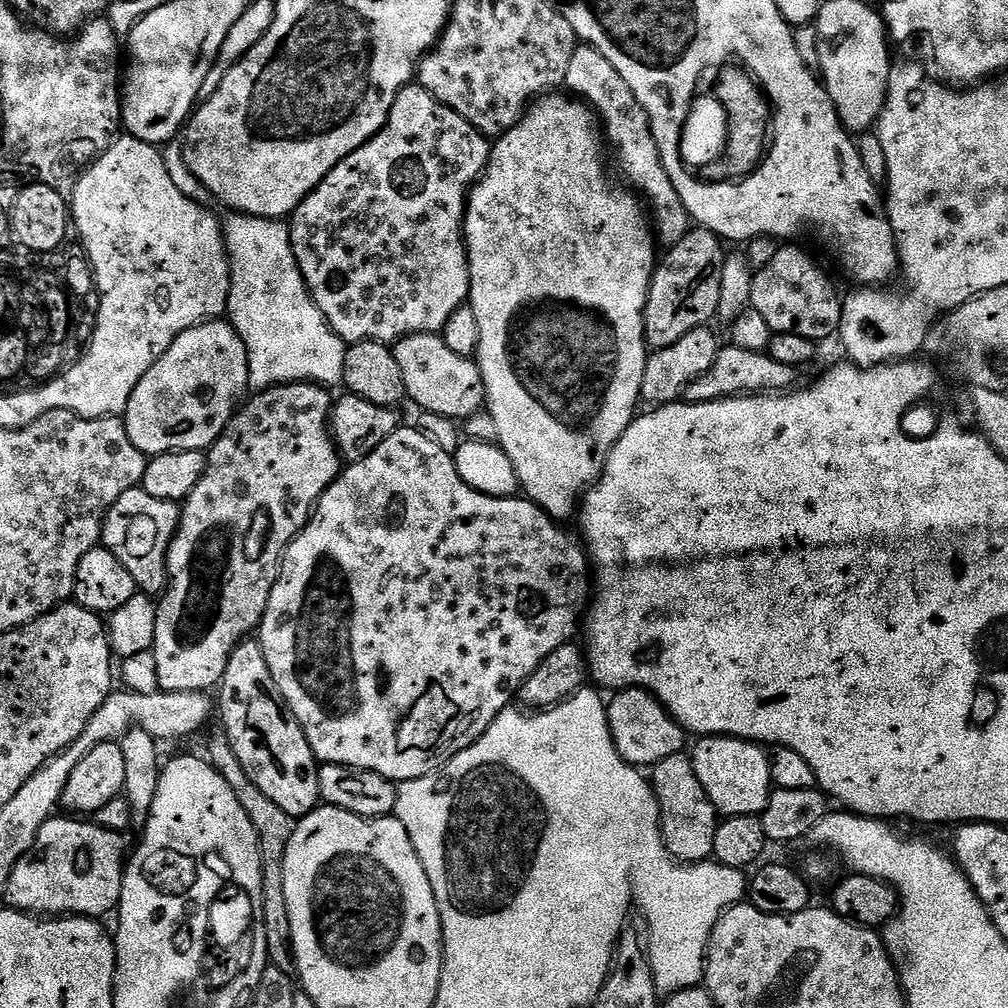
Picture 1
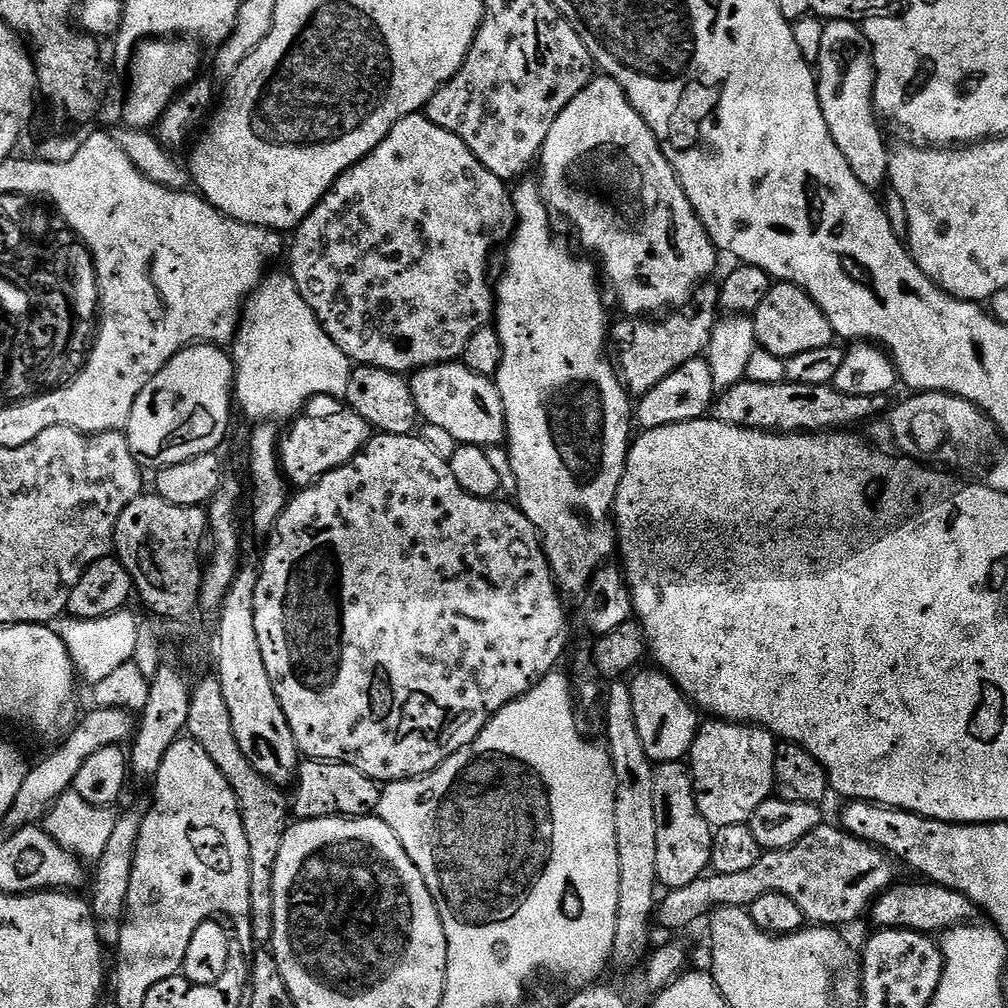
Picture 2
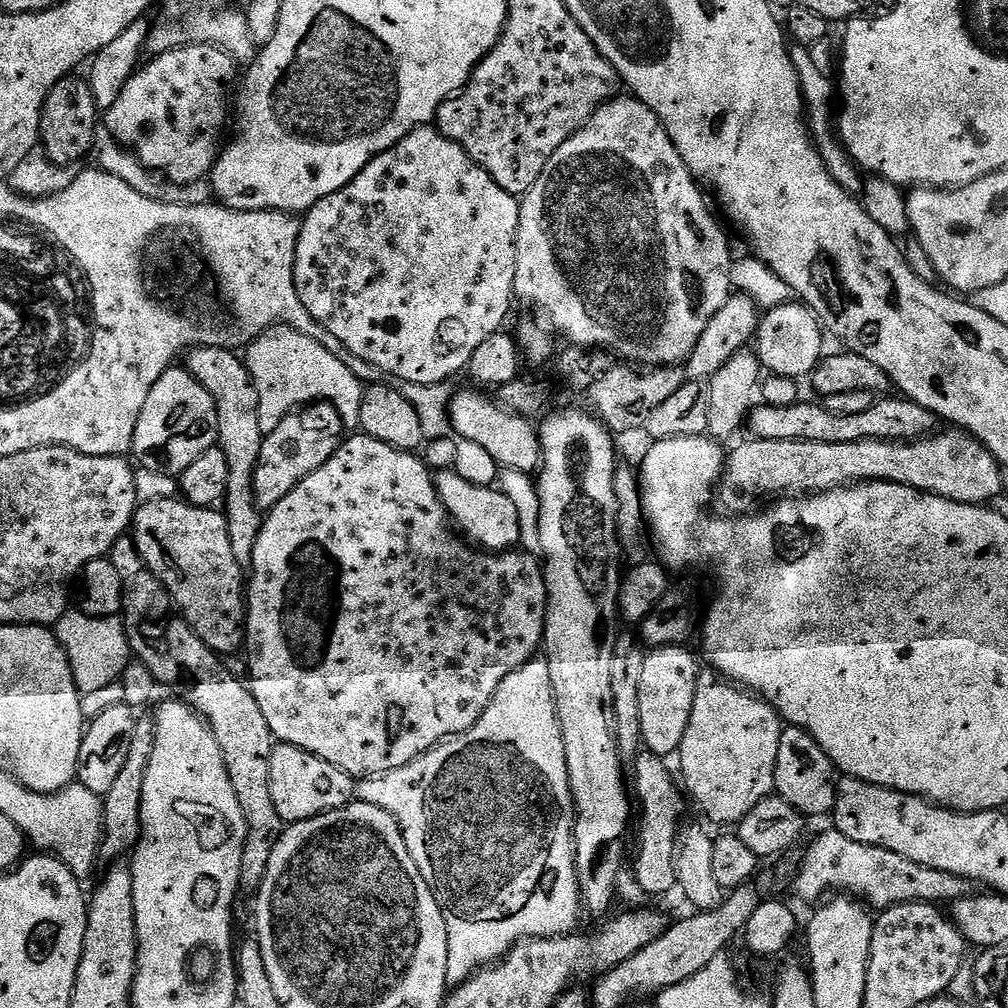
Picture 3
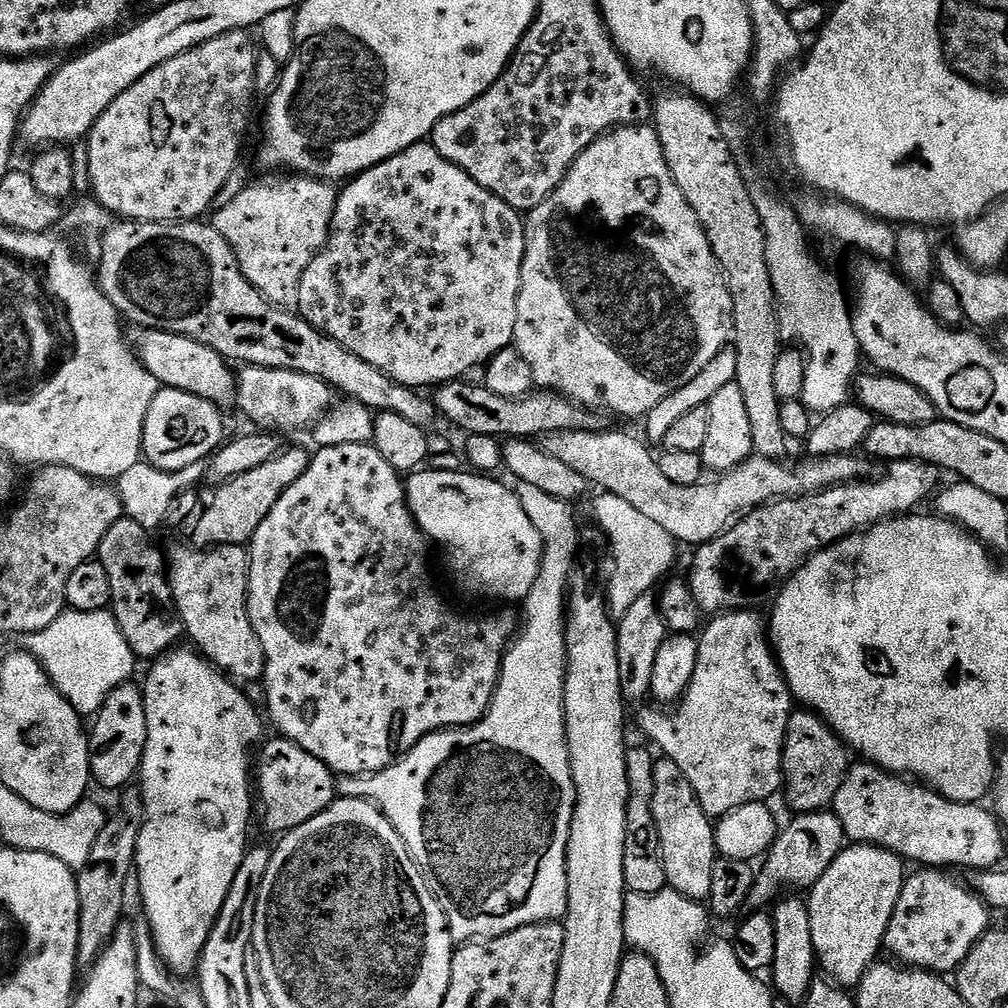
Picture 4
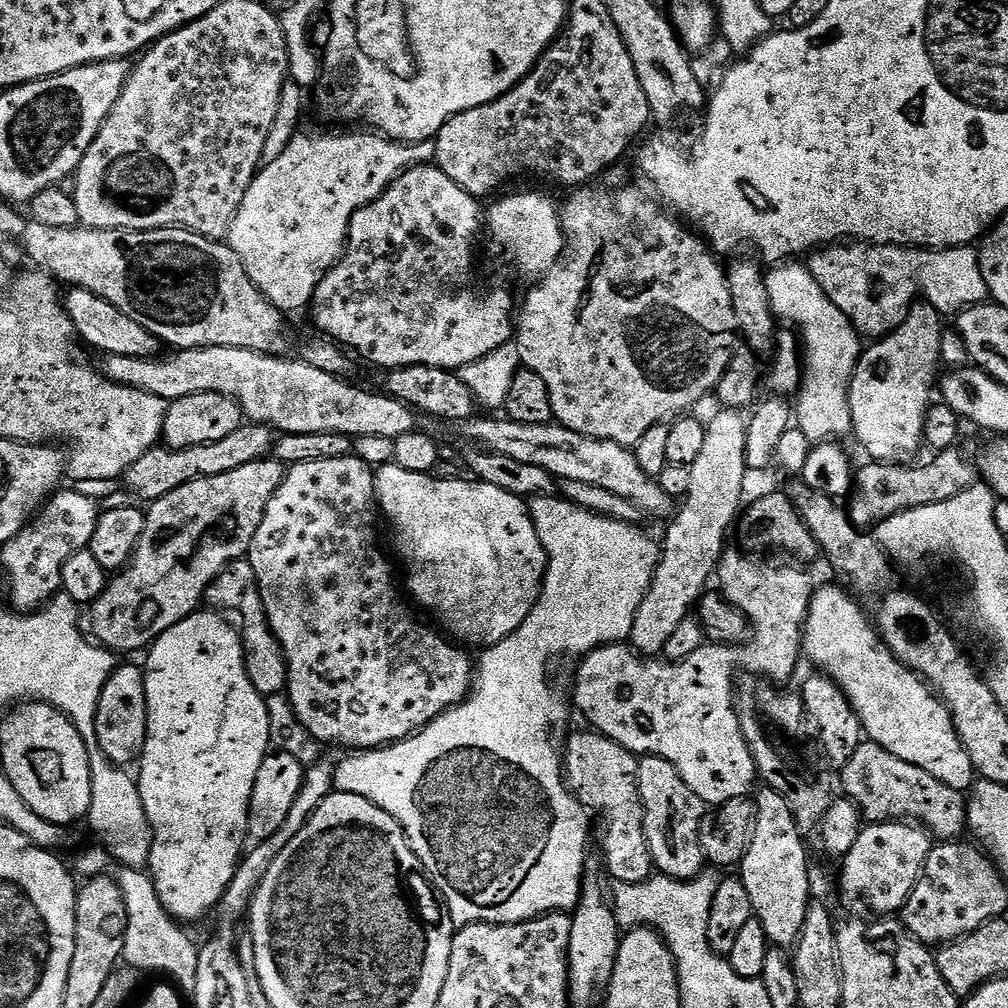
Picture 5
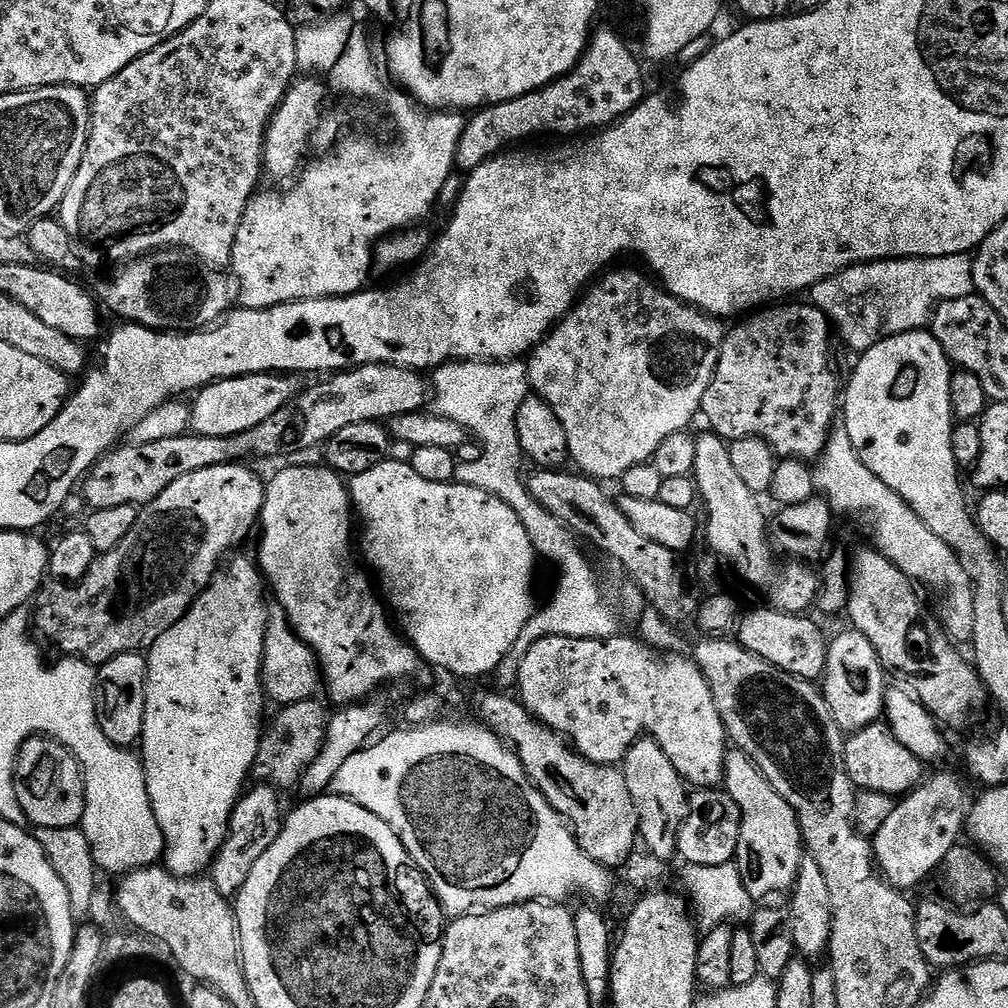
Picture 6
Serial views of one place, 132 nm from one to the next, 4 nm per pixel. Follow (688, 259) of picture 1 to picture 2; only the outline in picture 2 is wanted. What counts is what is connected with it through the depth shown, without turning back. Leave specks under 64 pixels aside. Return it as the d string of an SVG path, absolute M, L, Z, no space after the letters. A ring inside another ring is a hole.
M705 282L692 293L691 306L675 309L661 319L665 319L661 324L652 324L656 322L648 318L624 318L621 324L611 325L610 340L613 345L616 343L614 364L625 388L633 397L646 395L654 390L654 386L658 386L658 382L674 374L674 370L707 353L718 319L720 294L721 289L716 284L714 286L712 282Z

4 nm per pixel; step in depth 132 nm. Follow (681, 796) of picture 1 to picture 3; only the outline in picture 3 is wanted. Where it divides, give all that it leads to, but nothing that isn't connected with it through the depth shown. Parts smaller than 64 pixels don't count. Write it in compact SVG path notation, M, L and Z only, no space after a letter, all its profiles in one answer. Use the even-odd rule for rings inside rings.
M644 750L637 757L634 766L634 796L635 799L636 796L640 799L640 853L636 856L636 884L648 896L664 896L671 888L673 891L677 887L676 846L682 831L680 815L684 812L685 797L674 772L672 777L671 770L664 764L667 763L661 757Z

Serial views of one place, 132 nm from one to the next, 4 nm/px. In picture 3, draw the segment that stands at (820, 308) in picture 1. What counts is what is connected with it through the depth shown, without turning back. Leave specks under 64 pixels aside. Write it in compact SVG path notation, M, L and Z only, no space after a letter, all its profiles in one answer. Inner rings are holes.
M803 302L783 304L778 308L767 309L763 313L760 326L754 339L754 351L760 357L760 367L773 376L785 376L799 381L811 377L825 355L825 329L816 313Z

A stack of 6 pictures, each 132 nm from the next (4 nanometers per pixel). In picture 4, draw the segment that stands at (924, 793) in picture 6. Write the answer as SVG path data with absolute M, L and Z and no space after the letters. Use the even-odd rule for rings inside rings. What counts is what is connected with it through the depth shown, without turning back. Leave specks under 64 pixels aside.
M852 844L834 858L830 870L807 893L810 934L814 934L819 971L841 988L855 989L868 969L877 963L886 926L890 926L894 906L898 906L898 894L902 894L904 867L905 861L895 852L874 844Z

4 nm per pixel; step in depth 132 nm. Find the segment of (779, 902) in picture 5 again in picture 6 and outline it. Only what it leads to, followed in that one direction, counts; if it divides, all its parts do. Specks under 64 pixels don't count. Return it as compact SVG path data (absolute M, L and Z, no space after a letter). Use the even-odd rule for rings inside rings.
M739 750L729 751L724 759L722 788L734 798L742 818L734 861L738 874L742 874L742 886L746 886L753 902L767 901L764 899L771 892L791 893L806 855L796 811L782 794L778 794L778 790L774 790L774 786L770 786L770 782L766 782L754 761Z

